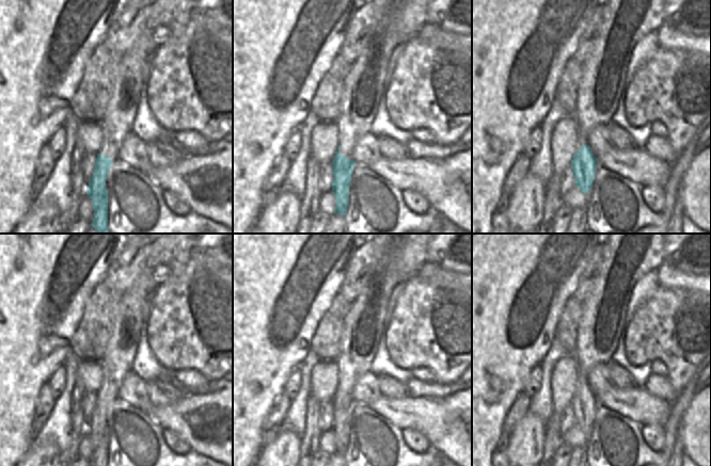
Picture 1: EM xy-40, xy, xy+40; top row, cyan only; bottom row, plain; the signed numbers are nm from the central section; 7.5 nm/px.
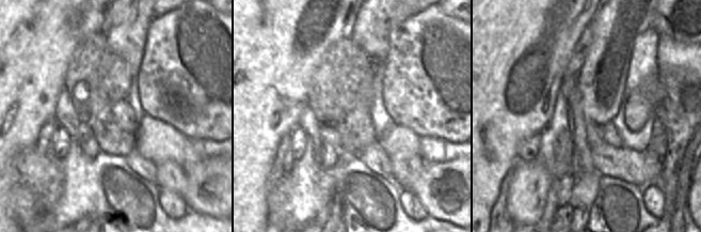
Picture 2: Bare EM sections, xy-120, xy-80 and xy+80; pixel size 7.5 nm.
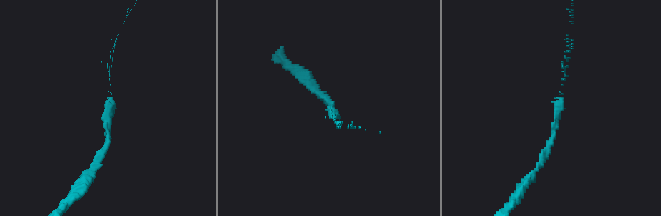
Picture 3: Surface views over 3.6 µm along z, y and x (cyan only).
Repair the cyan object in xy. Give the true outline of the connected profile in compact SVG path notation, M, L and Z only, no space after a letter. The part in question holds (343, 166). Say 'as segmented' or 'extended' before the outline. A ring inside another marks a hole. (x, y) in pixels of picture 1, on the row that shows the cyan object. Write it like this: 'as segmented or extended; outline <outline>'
as segmented; outline M336 151L332 165L334 167L332 172L334 176L332 180L332 191L336 199L334 213L345 215L349 205L349 187L351 184L351 174L356 163L345 155L341 155Z

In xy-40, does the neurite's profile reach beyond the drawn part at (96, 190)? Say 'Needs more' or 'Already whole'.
Already whole.

